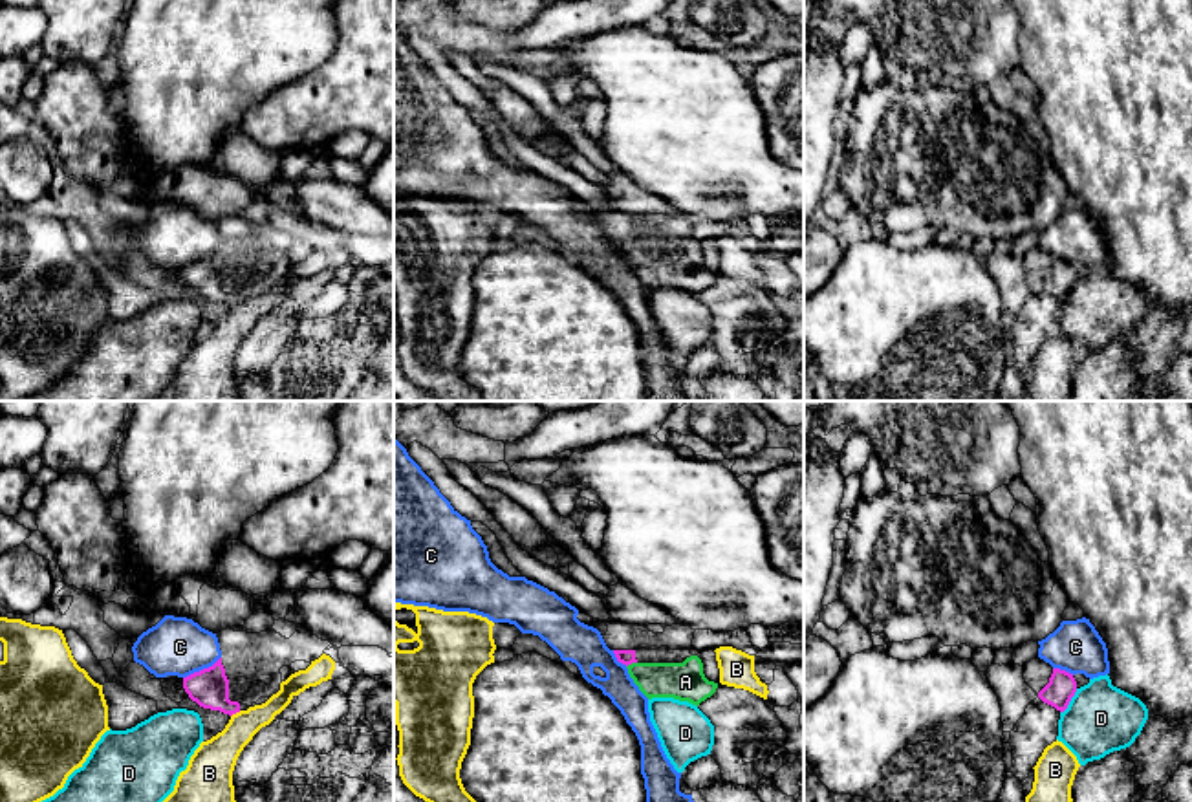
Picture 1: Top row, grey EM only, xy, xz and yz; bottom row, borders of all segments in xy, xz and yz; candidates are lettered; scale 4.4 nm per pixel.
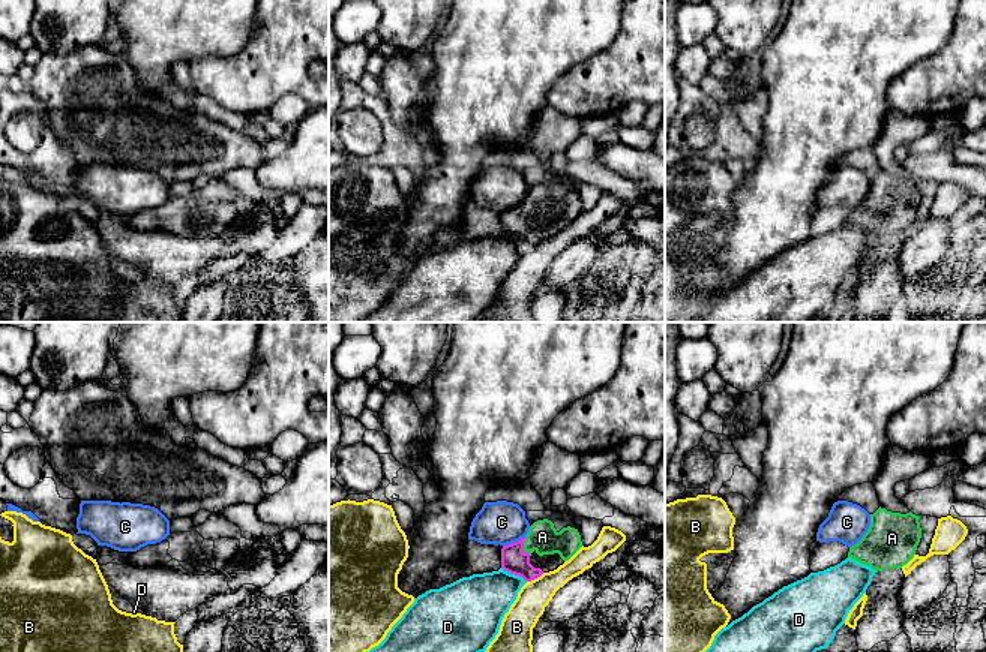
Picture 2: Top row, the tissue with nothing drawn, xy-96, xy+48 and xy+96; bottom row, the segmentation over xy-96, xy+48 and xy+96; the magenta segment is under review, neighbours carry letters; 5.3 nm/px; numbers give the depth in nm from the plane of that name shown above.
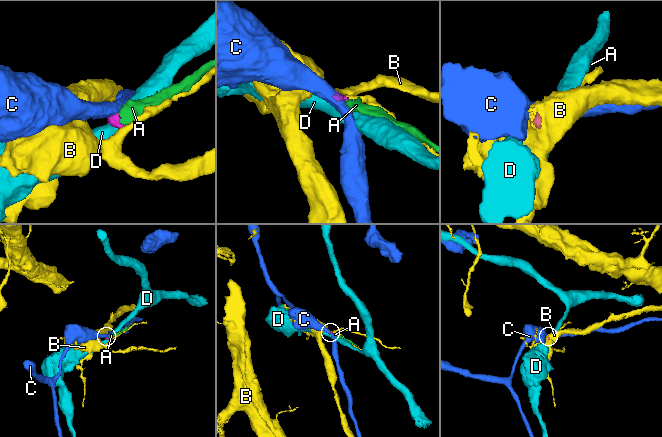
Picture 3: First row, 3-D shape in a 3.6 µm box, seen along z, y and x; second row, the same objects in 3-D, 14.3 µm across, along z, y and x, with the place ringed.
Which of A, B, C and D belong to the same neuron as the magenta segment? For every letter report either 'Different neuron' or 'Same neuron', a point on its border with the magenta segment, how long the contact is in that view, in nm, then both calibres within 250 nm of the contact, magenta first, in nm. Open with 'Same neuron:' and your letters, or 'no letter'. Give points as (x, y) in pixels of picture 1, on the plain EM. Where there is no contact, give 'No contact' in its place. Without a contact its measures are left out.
Same neuron: A
A: Same neuron. Touches magenta at xz (630, 253). Shared border 50 nm. Thickness 70 nm (magenta) against 170 nm
B: Different neuron. Touches magenta at xy (235, 303). Shared border 50 nm. Thickness 170 nm (magenta) against 190 nm
C: Different neuron. Touches magenta at xy (204, 259). Shared border 190 nm. Thickness 170 nm (magenta) against 260 nm
D: Different neuron. Touches magenta at yz (1070, 290). Shared border 130 nm. Thickness 120 nm (magenta) against 300 nm

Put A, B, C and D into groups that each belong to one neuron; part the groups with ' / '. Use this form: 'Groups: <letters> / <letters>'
Groups: A / B / C / D

